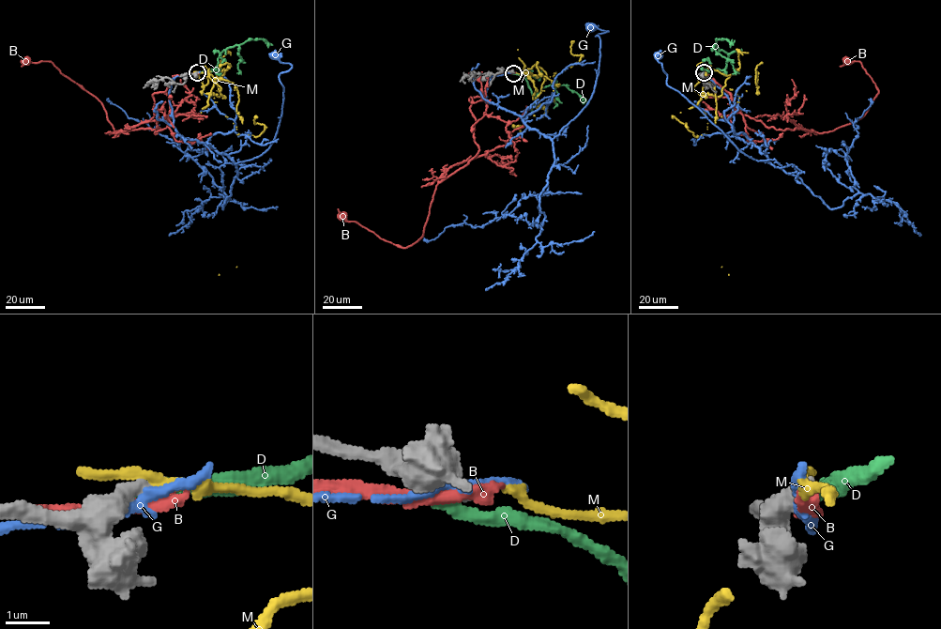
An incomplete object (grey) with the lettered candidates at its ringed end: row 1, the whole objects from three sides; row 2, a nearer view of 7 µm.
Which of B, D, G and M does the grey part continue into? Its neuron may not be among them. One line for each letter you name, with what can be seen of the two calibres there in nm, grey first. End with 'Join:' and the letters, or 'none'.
Join: none

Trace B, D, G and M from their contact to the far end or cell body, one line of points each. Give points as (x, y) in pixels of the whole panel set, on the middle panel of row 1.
B: (513, 72), (496, 75), (480, 96), (469, 99), (478, 150), (435, 187), (419, 239), (399, 247), (341, 214)
D: (513, 73), (525, 79), (536, 97), (543, 87), (556, 83), (588, 102)
G: (513, 72), (491, 78), (486, 98), (553, 139), (593, 92), (599, 50), (596, 36), (608, 31), (591, 26)
M: (513, 72), (544, 75), (553, 85), (557, 85), (553, 75), (535, 98)

